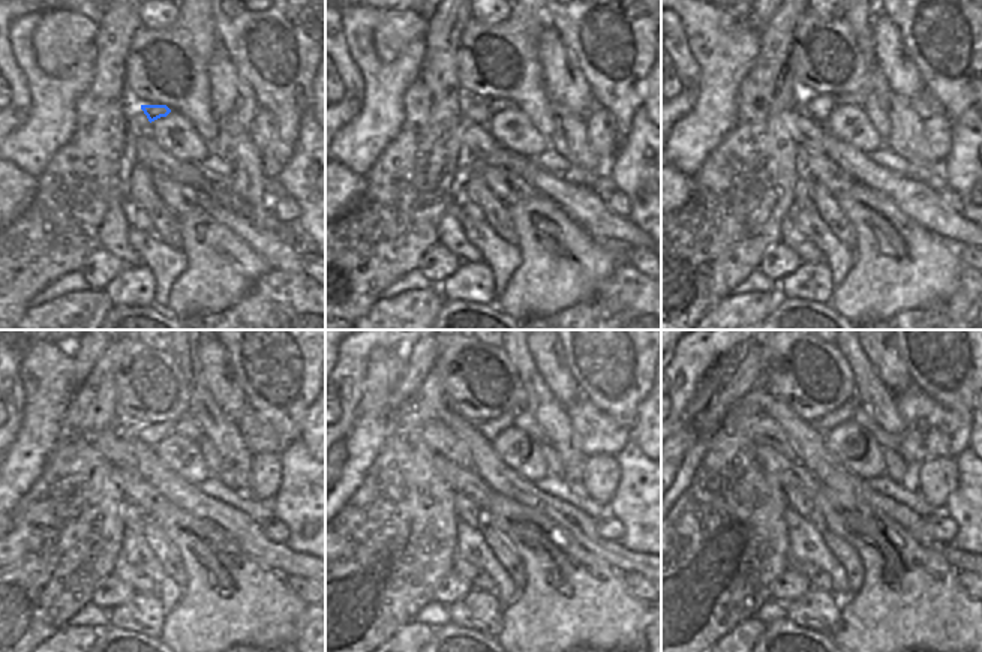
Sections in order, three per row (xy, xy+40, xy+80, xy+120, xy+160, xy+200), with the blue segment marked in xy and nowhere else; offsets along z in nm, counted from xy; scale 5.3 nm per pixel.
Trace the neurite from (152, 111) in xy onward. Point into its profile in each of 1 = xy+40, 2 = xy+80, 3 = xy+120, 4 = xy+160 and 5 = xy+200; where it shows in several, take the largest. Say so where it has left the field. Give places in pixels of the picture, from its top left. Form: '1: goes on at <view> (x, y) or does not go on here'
1: goes on at xy+40 (495, 105)
2: goes on at xy+80 (858, 99)
3: goes on at xy+120 (188, 426)
4: goes on at xy+160 (523, 420)
5: goes on at xy+200 (930, 430)

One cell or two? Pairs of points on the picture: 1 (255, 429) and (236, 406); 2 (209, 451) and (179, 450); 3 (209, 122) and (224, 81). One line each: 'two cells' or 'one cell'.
1: two cells
2: two cells
3: two cells

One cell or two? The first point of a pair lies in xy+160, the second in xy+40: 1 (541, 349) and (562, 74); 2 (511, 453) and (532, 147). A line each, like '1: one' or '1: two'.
1: one
2: one

